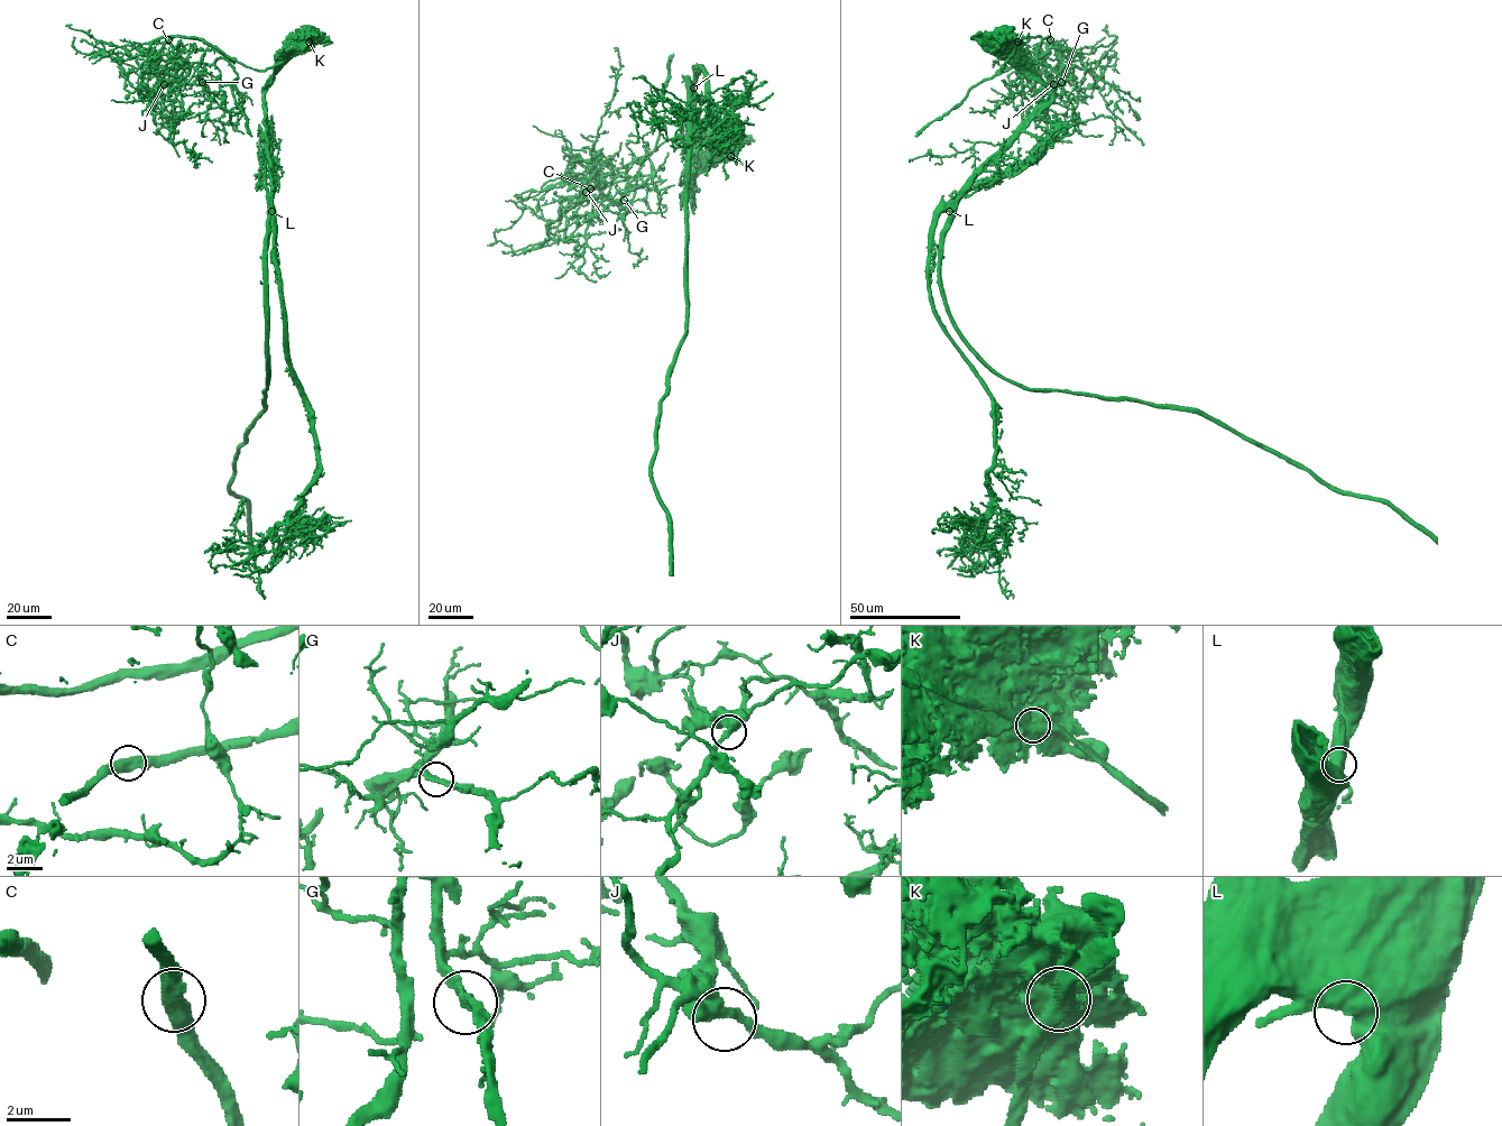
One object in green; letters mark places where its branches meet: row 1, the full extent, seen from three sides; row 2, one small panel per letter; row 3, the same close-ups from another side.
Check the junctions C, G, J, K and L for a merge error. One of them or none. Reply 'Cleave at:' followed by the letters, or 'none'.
Cleave at: K

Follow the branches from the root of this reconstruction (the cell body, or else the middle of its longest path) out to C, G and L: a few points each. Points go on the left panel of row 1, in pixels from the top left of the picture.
C: (306, 38), (264, 71), (226, 57), (206, 43), (212, 47), (193, 67), (176, 55), (157, 54), (168, 39)
G: (306, 38), (264, 71), (226, 57), (206, 43), (212, 47), (196, 67), (202, 83)
L: (306, 38), (302, 36), (295, 45), (292, 56), (265, 90), (272, 211)

